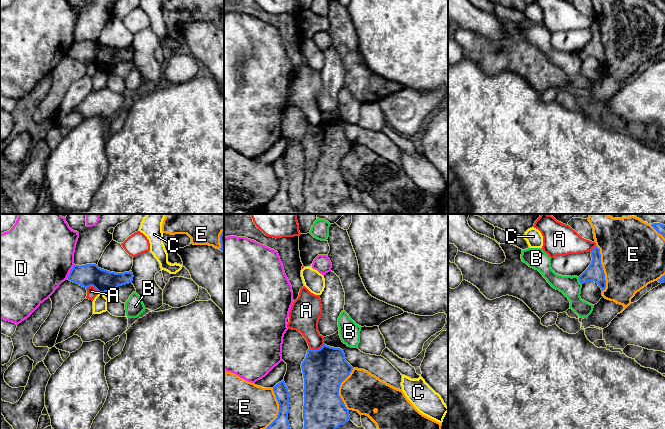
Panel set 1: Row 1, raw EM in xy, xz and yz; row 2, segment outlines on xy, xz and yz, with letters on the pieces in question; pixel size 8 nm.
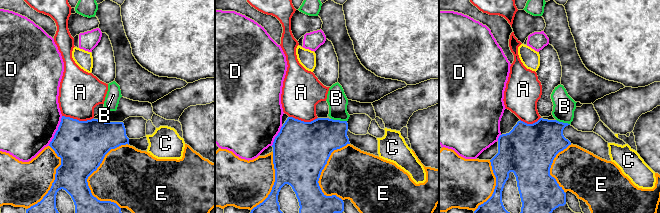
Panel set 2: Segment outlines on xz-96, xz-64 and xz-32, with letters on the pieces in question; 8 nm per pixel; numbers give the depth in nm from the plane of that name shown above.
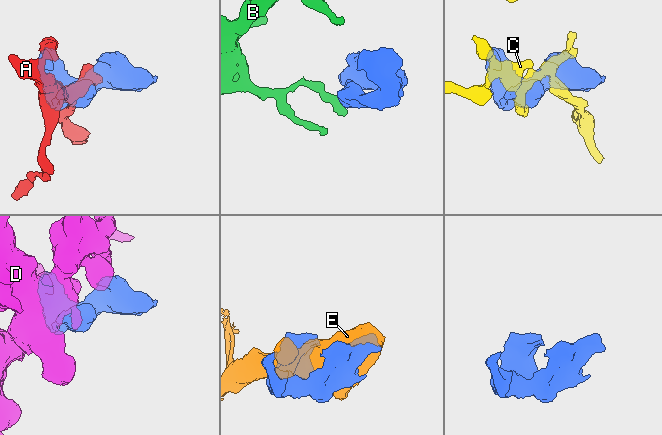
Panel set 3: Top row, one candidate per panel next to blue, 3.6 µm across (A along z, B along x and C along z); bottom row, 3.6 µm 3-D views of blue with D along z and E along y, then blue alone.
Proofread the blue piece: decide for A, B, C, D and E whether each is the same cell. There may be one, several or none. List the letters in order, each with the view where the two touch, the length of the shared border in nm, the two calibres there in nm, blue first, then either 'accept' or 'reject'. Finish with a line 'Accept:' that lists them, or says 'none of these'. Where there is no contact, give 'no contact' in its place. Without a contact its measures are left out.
A: xz | 130 nm | 340/200 nm | reject
B: yz | 70 nm | 140/160 nm | reject
C: xy | 30 nm | 180/110 nm | reject
D: xy | 140 nm | 180/500 nm | reject
E: yz | 380 nm | 140/500 nm | reject
Accept: none of these

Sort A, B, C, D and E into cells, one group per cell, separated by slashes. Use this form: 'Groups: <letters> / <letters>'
Groups: A / B / C / D / E

